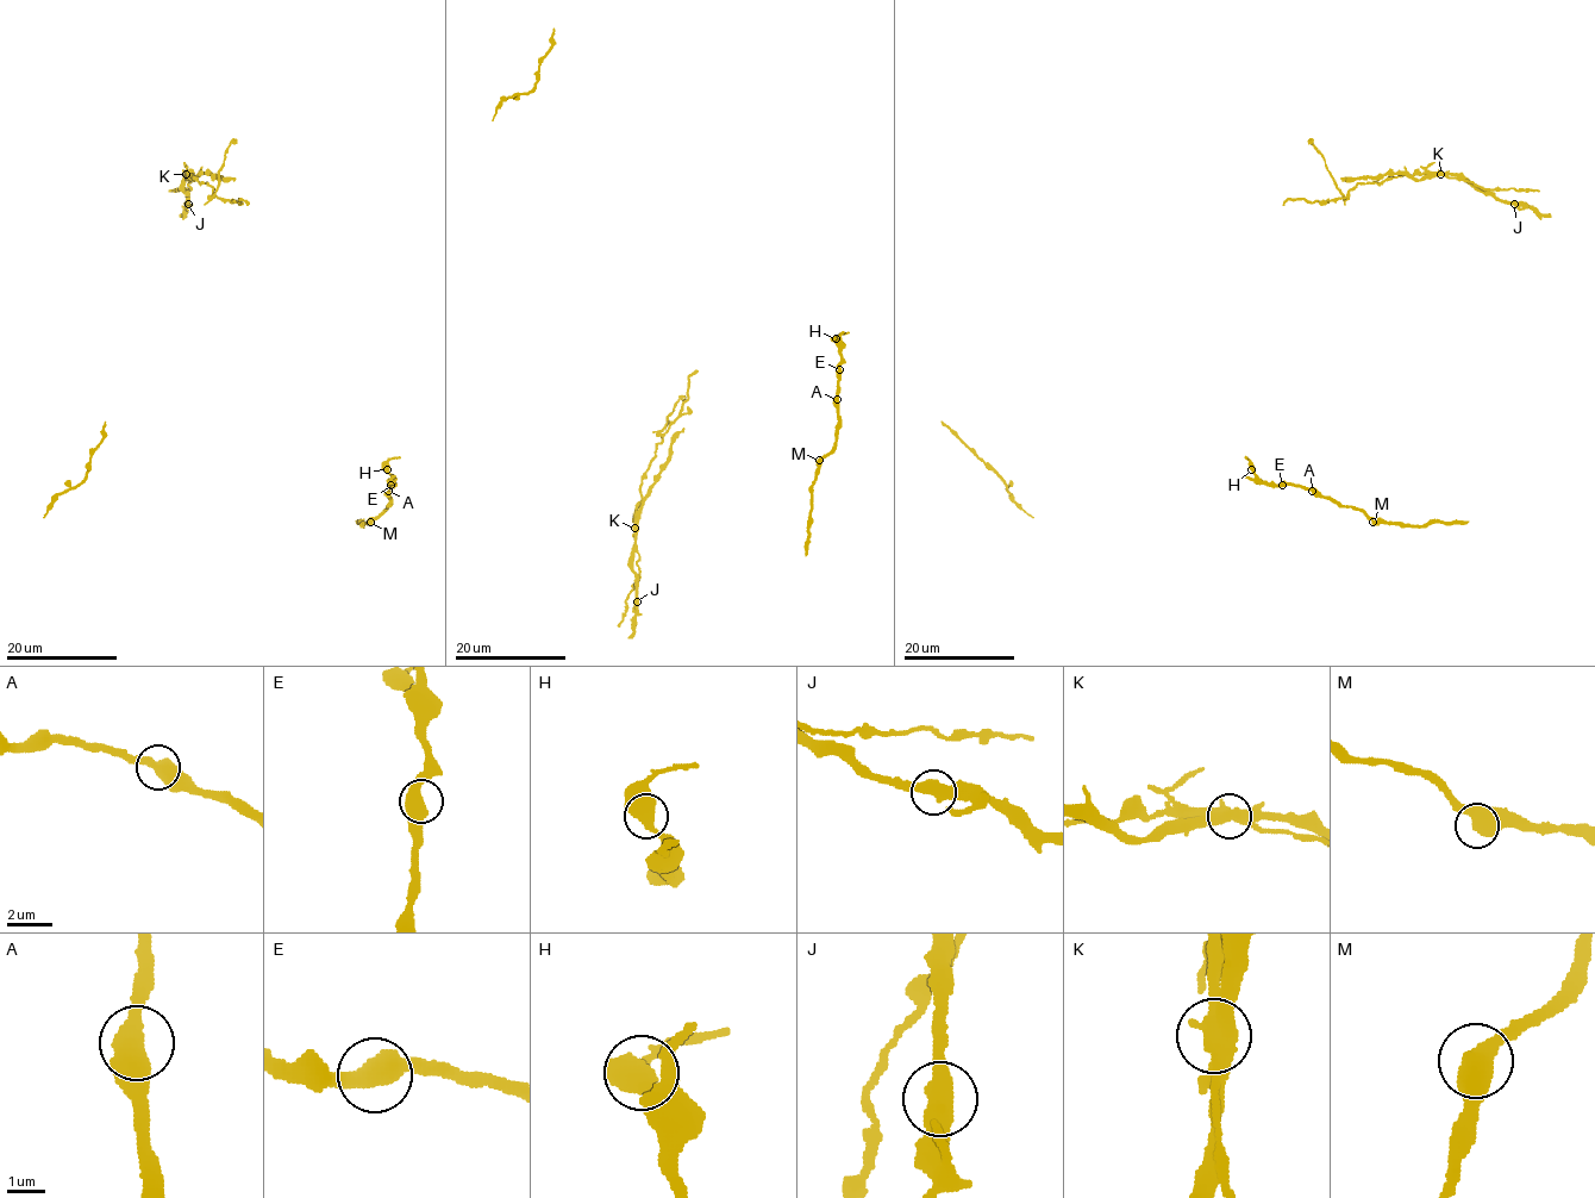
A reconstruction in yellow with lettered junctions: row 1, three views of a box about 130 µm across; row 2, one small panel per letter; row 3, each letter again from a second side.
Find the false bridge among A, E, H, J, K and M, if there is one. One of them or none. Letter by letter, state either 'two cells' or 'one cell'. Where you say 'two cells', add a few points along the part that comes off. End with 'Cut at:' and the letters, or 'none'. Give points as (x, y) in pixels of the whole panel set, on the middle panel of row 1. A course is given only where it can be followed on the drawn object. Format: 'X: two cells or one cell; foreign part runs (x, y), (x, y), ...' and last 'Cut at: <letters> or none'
A: one cell
E: one cell
H: one cell
J: one cell
K: two cells; foreign part runs (635, 528), (643, 474), (668, 425), (680, 415), (688, 398), (689, 378), (698, 370)
M: one cell
Cut at: K

